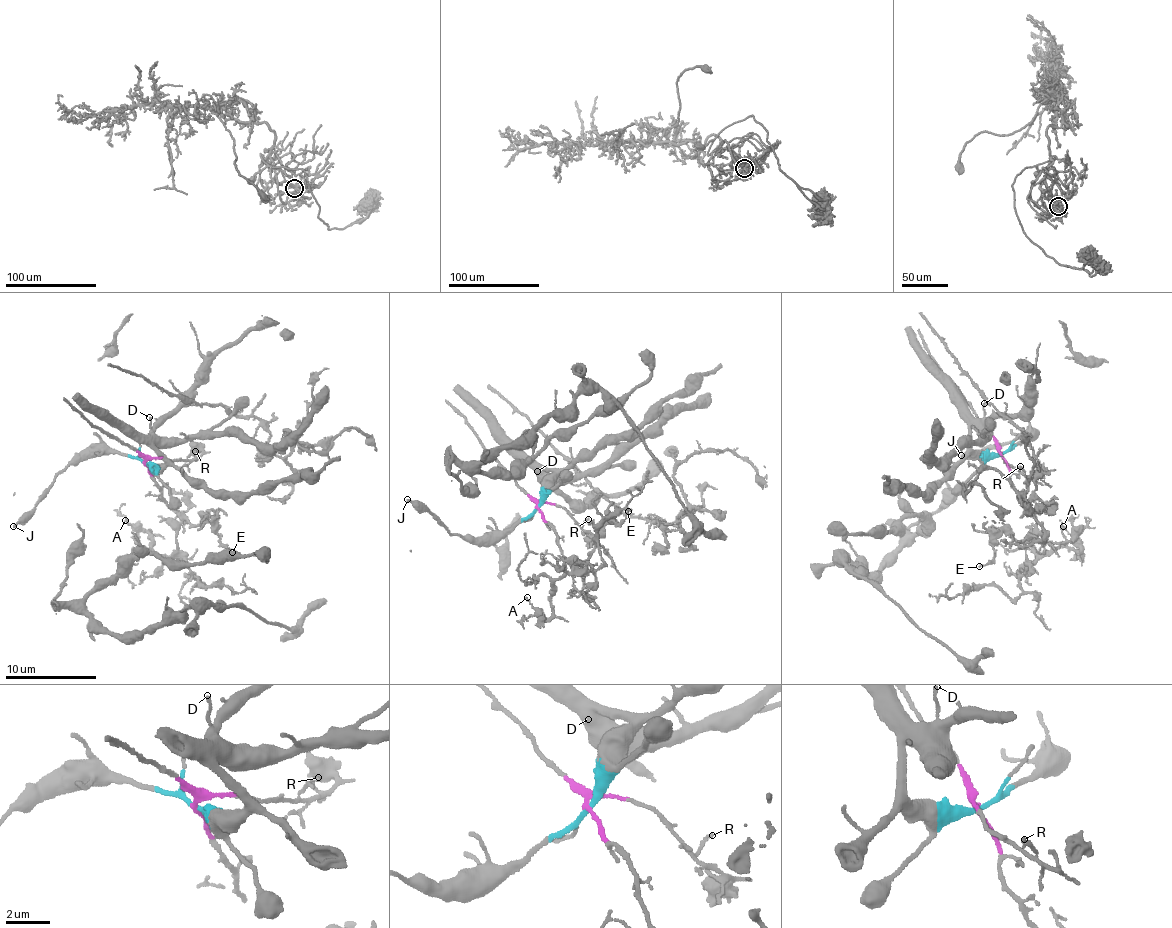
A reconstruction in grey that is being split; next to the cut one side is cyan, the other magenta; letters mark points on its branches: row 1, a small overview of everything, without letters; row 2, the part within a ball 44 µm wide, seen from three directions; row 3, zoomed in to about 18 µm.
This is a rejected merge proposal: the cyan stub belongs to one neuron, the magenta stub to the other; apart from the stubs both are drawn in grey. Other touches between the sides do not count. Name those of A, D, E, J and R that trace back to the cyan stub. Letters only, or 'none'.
D, J

